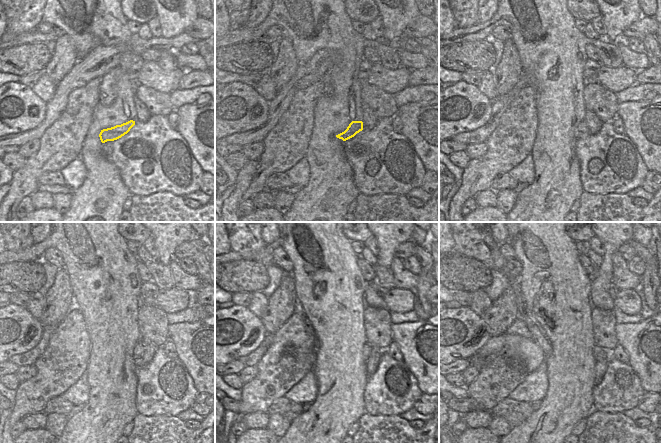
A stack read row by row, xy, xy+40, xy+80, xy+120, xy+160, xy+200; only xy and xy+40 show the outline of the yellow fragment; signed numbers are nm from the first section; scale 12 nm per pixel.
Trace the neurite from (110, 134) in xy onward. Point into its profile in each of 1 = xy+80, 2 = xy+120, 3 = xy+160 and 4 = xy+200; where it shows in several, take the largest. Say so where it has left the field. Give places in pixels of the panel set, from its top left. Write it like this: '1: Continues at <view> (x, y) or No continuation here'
1: Continues at xy+80 (582, 130)
2: Continues at xy+120 (137, 353)
3: Continues at xy+160 (367, 348)
4: Continues at xy+200 (600, 354).

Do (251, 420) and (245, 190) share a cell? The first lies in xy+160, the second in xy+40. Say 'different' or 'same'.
different

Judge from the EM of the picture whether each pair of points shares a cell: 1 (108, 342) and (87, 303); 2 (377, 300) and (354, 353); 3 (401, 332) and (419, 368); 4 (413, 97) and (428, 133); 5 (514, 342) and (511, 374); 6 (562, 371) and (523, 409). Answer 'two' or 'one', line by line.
1: one
2: two
3: one
4: two
5: two
6: two

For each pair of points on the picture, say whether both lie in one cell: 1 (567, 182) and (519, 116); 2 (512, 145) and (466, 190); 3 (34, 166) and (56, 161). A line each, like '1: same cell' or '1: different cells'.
1: different cells
2: same cell
3: same cell

